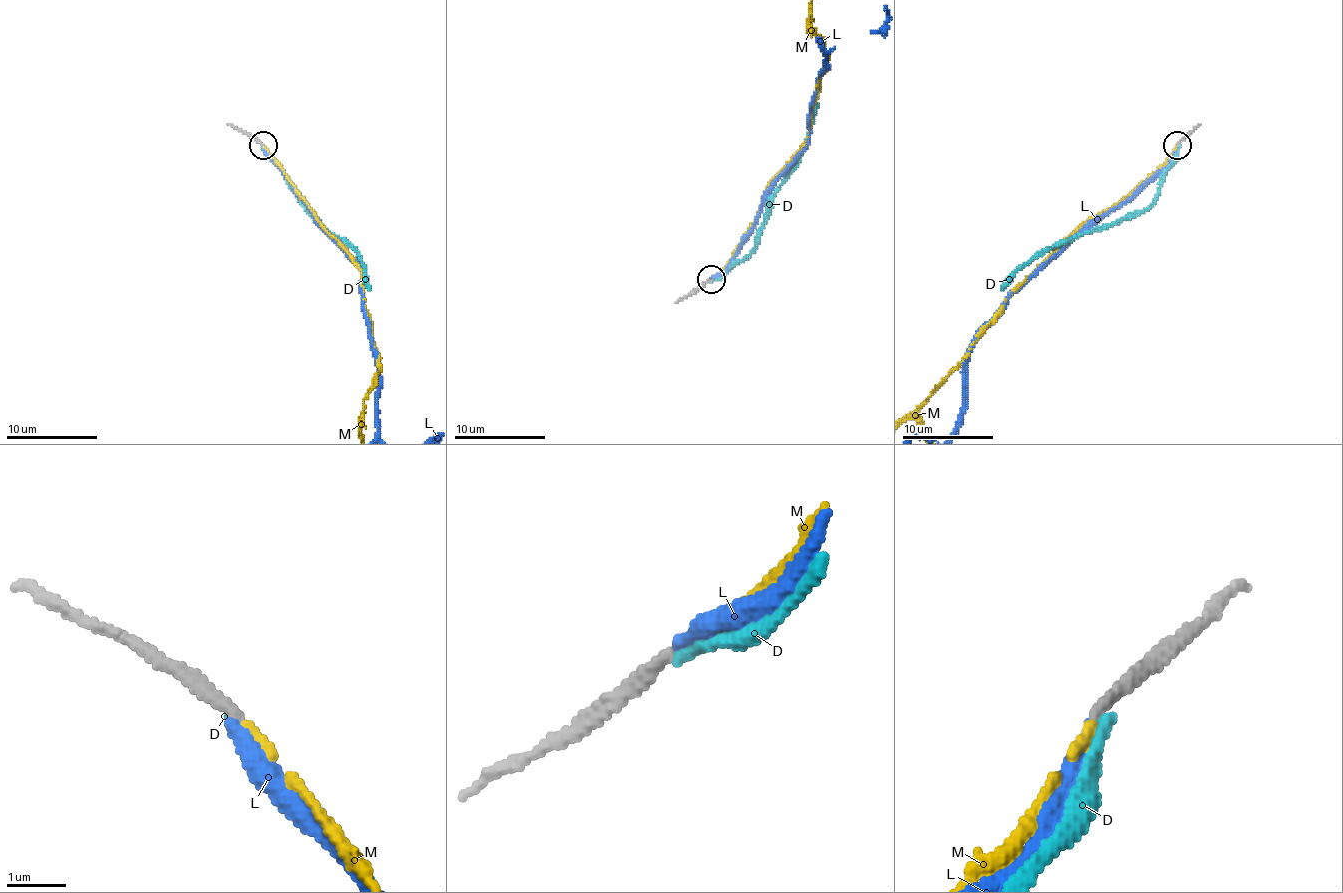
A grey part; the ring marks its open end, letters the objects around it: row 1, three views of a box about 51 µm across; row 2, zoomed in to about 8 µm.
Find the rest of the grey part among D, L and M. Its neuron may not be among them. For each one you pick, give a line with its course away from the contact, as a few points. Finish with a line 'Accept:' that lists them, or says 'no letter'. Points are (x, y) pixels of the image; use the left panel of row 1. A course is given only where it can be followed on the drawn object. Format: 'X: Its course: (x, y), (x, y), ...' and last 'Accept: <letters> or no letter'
Accept: M

